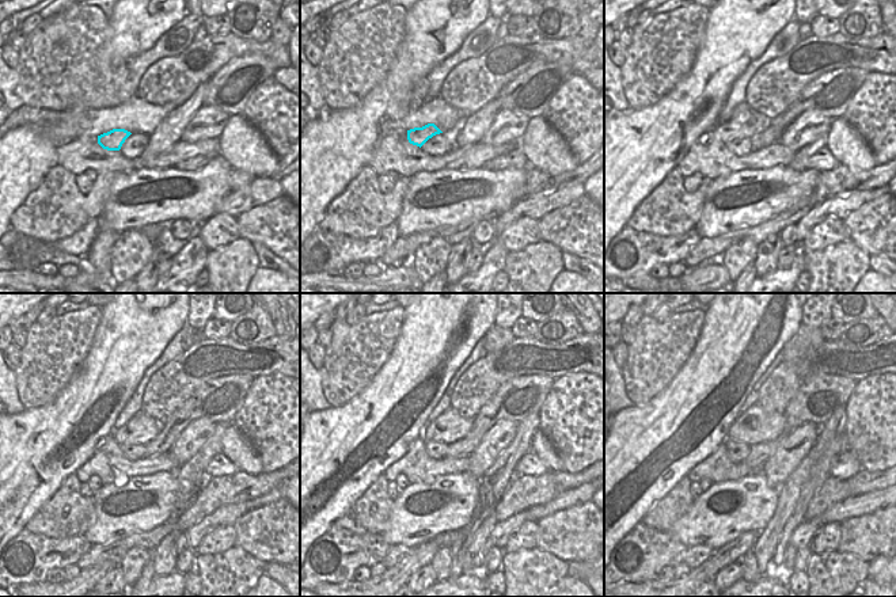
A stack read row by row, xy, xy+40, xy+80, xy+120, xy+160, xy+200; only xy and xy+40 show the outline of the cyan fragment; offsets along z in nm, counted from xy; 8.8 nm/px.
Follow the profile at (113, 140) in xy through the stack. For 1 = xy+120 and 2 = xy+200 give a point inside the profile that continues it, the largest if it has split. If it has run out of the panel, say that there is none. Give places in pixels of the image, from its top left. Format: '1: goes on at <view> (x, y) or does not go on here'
1: goes on at xy+120 (141, 429)
2: goes on at xy+200 (754, 426)

